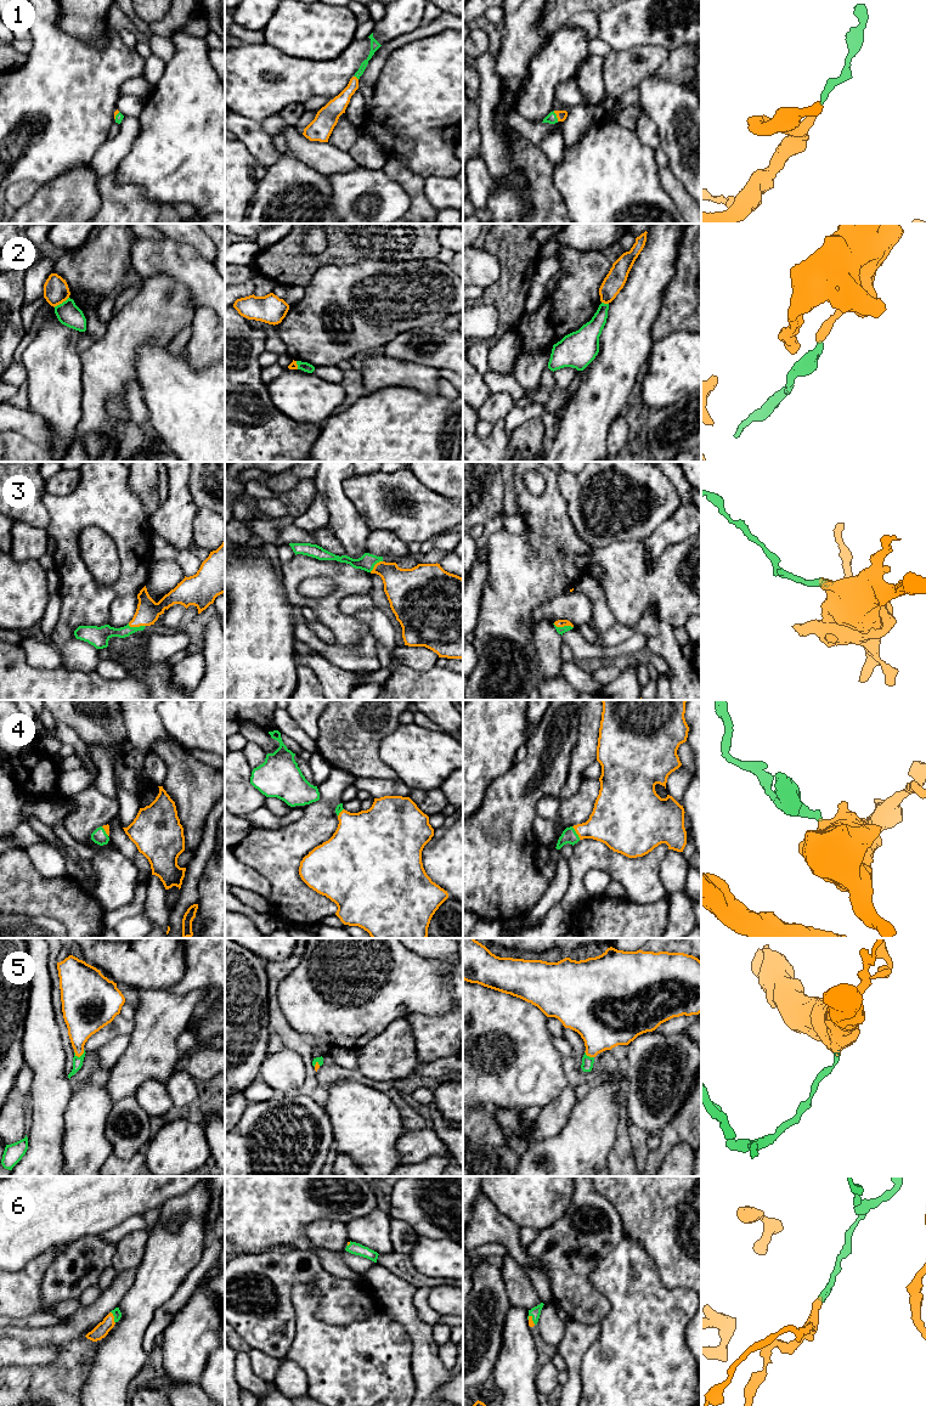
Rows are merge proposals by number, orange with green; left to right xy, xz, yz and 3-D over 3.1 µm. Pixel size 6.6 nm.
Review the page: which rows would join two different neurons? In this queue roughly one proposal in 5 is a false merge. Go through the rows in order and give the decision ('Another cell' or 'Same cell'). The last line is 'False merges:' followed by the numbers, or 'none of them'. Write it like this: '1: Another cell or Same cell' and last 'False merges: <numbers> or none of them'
1: Same cell
2: Another cell
3: Same cell
4: Same cell
5: Same cell
6: Same cell
False merges: 2

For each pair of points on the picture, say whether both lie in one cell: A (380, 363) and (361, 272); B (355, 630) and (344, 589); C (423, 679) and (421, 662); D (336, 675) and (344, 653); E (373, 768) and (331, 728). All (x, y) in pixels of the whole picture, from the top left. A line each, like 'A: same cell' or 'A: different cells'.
A: different cells
B: same cell
C: different cells
D: different cells
E: same cell

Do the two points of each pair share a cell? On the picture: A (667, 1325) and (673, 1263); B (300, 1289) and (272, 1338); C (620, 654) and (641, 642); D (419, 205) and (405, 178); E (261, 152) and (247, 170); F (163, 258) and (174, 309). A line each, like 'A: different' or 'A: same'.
A: different
B: different
C: same
D: same
E: different
F: different

